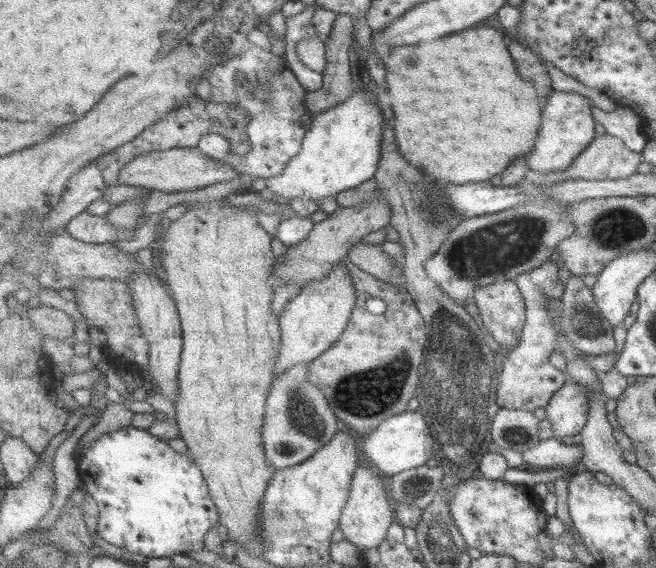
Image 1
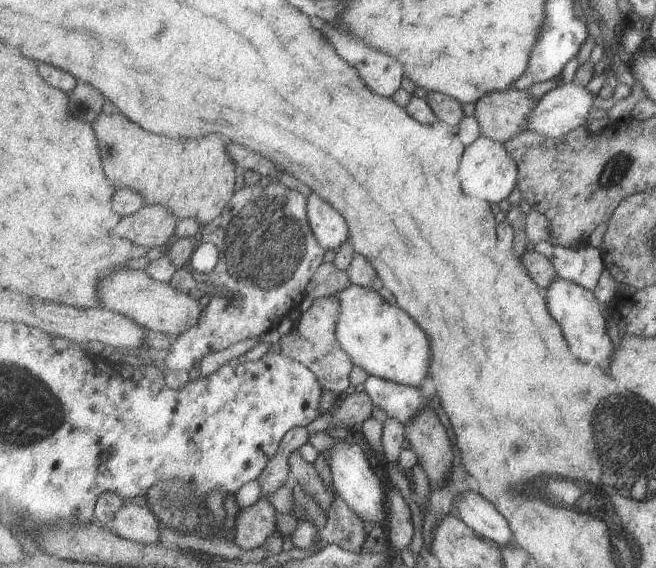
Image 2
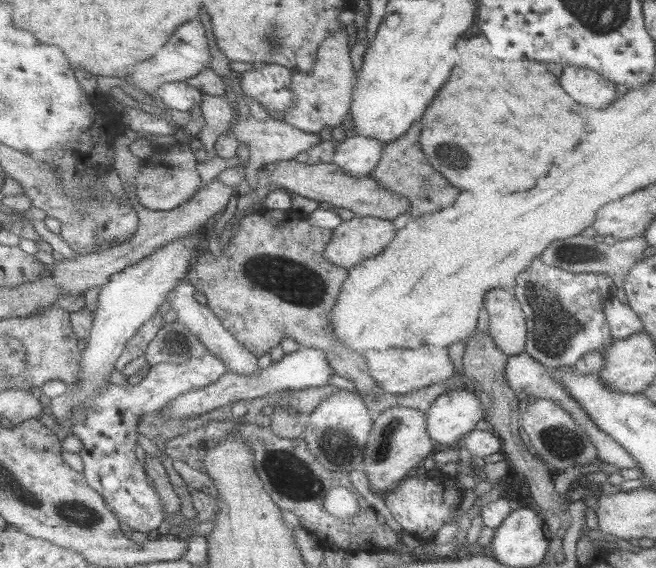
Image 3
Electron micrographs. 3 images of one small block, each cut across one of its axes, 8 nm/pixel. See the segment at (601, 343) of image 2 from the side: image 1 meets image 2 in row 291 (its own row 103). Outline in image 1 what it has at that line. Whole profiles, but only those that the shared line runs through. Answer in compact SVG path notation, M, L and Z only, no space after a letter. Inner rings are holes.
M551 91L542 103L542 128L531 156L527 156L529 172L561 172L571 166L571 160L583 152L594 139L595 120L591 116L591 101L577 92Z

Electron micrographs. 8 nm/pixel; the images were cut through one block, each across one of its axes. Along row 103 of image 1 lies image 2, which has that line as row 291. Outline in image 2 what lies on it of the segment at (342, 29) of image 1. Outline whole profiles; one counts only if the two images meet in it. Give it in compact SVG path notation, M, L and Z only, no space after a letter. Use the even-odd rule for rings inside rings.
M325 262L311 279L307 293L315 299L330 297L349 288L352 283L349 274L345 270L337 268L335 262Z

